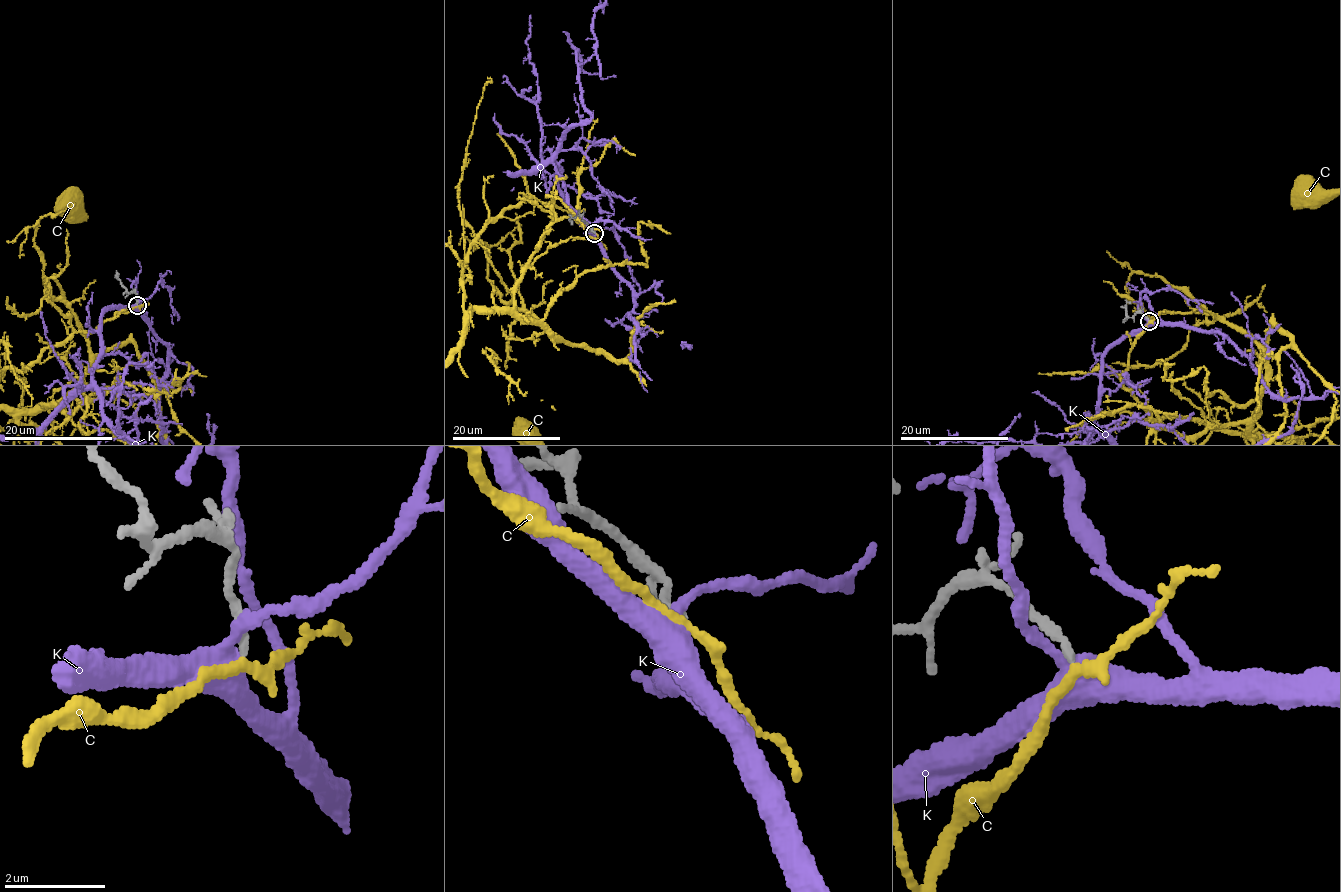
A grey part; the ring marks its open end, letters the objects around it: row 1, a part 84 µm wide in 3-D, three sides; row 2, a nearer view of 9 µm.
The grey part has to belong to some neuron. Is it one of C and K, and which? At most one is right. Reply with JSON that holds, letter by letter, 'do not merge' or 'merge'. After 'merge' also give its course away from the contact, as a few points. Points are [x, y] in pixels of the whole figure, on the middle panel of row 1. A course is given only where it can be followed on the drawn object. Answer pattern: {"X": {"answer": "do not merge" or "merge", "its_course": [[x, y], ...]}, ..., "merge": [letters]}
{"C": {"answer": "do not merge"}, "K": {"answer": "do not merge"}, "merge": []}

